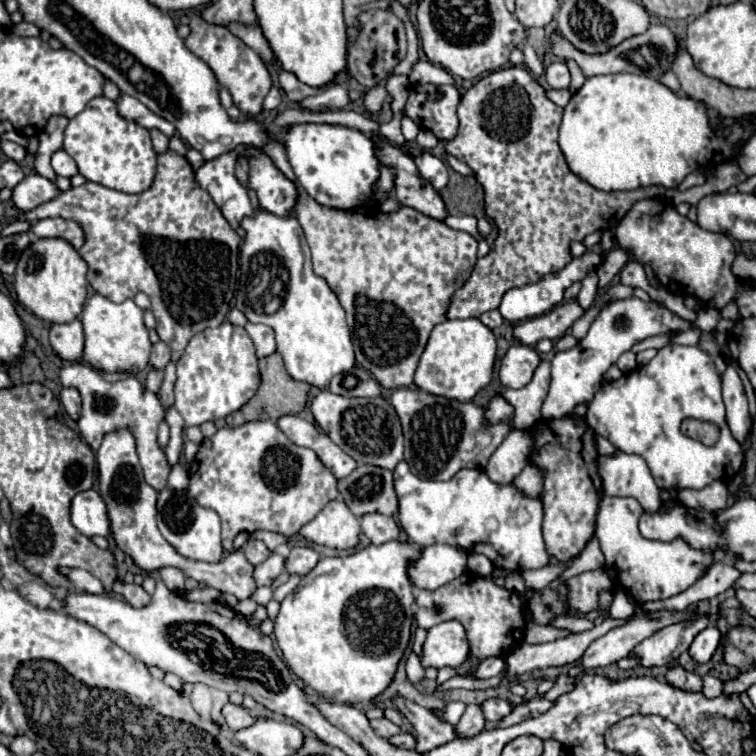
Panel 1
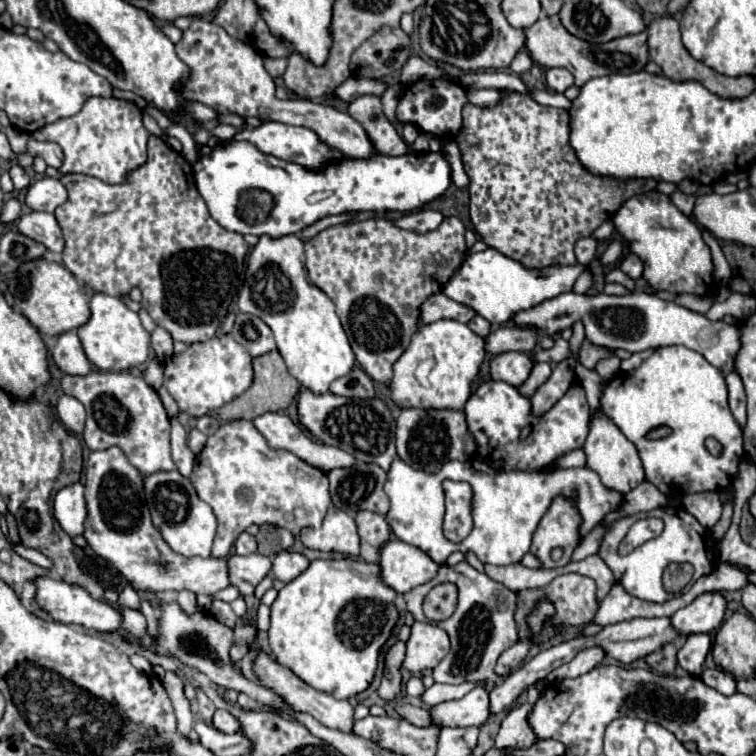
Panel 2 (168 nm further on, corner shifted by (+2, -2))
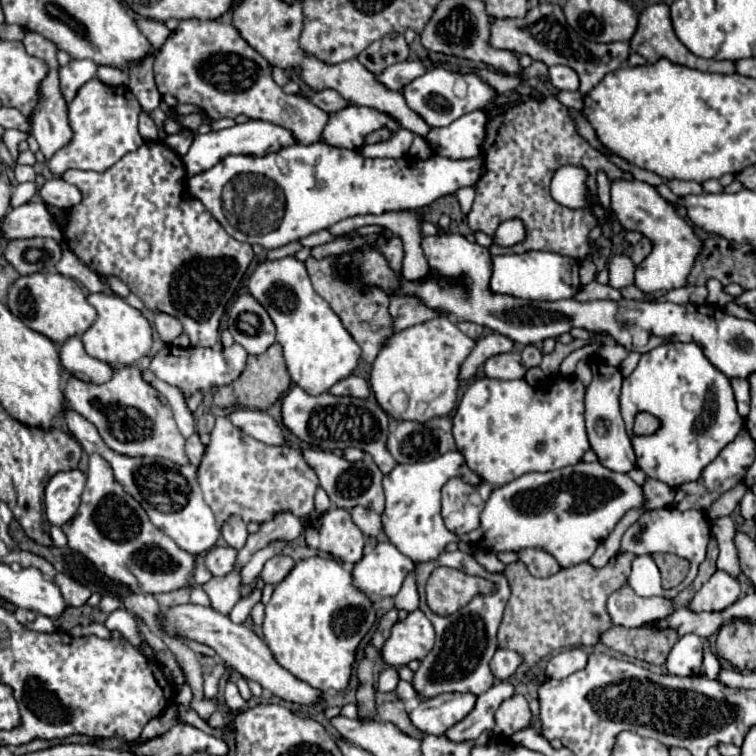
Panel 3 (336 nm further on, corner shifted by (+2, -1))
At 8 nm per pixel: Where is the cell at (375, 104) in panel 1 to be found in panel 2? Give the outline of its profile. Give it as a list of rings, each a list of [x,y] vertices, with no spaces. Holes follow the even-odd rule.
[[[366,94],[356,98],[348,106],[348,114],[352,118],[358,118],[358,122],[362,122],[366,134],[370,134],[370,140],[374,142],[376,150],[380,150],[382,154],[398,156],[408,150],[406,142],[402,142],[392,122],[386,120],[386,116],[382,114],[382,104],[378,96]]]

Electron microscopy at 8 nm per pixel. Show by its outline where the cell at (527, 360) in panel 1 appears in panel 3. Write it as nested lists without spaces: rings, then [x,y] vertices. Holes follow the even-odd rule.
[[[510,351],[510,353],[500,353],[490,357],[484,363],[484,373],[490,379],[522,379],[526,367],[520,361],[520,353]]]

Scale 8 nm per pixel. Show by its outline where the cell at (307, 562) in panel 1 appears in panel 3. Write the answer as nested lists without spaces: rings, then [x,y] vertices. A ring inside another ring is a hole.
[[[276,555],[276,557],[272,557],[270,561],[266,561],[266,565],[264,565],[262,573],[260,573],[260,579],[262,579],[264,583],[276,585],[276,583],[280,583],[280,581],[290,573],[292,567],[294,567],[294,559],[292,559],[292,557]]]

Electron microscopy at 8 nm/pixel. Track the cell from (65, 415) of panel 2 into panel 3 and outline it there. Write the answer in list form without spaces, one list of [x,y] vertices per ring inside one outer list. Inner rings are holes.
[[[66,409],[64,419],[74,439],[82,445],[82,449],[88,455],[98,451],[110,463],[114,471],[114,481],[120,483],[122,489],[142,505],[150,521],[158,529],[162,529],[170,539],[174,539],[180,545],[180,549],[192,555],[200,555],[210,551],[216,545],[220,537],[220,529],[216,525],[212,509],[202,499],[194,465],[176,465],[174,461],[162,459],[162,457],[128,457],[122,453],[116,453],[102,441],[98,429],[82,415],[74,413],[72,409]]]

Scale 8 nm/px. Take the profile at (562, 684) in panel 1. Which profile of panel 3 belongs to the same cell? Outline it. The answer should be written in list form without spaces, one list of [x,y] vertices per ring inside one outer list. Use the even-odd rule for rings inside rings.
[[[514,693],[512,697],[504,699],[496,711],[496,735],[510,737],[512,733],[528,727],[532,719],[532,711],[528,707],[528,701],[524,695]]]

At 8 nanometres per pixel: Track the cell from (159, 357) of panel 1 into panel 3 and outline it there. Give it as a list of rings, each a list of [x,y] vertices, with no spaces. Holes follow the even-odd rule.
[[[160,311],[154,317],[154,327],[156,327],[156,331],[158,331],[158,335],[160,335],[160,339],[164,343],[172,343],[182,333],[180,321],[174,315],[160,313]]]

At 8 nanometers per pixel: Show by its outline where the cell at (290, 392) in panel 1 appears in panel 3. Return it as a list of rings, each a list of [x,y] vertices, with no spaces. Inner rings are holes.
[[[274,343],[266,353],[262,355],[248,355],[248,363],[246,369],[240,373],[238,379],[234,379],[230,385],[218,387],[214,399],[216,403],[220,403],[220,407],[226,405],[238,405],[238,407],[246,407],[246,409],[268,409],[282,393],[286,393],[290,387],[290,375],[286,371],[284,365],[284,357],[282,357],[282,347],[278,343]]]

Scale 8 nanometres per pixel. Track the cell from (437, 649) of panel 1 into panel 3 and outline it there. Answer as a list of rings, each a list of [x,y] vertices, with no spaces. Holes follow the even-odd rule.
[[[416,609],[406,619],[392,625],[390,637],[384,641],[380,655],[386,665],[402,667],[412,659],[424,659],[434,647],[434,627],[428,617]]]

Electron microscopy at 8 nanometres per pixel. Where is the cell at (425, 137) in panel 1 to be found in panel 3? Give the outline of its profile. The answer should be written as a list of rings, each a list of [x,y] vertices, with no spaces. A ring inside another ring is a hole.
[[[414,137],[414,143],[412,143],[412,147],[410,147],[410,153],[414,155],[414,157],[422,157],[422,159],[426,159],[426,157],[430,157],[432,155],[432,149],[426,145],[426,141],[422,139],[422,137]]]

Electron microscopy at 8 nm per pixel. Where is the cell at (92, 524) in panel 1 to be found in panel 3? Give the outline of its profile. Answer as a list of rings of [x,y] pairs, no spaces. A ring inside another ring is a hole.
[[[80,469],[60,471],[46,483],[44,507],[50,525],[62,525],[62,521],[70,521],[76,515],[84,483],[86,475]]]

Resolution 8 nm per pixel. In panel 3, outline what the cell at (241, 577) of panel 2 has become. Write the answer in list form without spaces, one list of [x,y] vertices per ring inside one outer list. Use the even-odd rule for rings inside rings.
[[[214,547],[204,555],[204,565],[212,575],[226,575],[236,561],[236,551],[230,547]]]

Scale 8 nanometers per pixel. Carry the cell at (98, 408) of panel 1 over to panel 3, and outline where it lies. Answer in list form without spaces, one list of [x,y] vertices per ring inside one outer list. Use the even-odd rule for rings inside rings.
[[[136,367],[116,369],[114,377],[102,385],[94,385],[94,383],[86,383],[76,377],[70,377],[64,393],[70,407],[98,429],[100,437],[110,449],[130,457],[160,455],[178,465],[188,463],[188,457],[184,453],[186,439],[180,435],[174,423],[170,405],[168,405],[168,413],[162,413],[164,399],[158,395],[158,391],[150,383],[142,379],[142,373]]]

